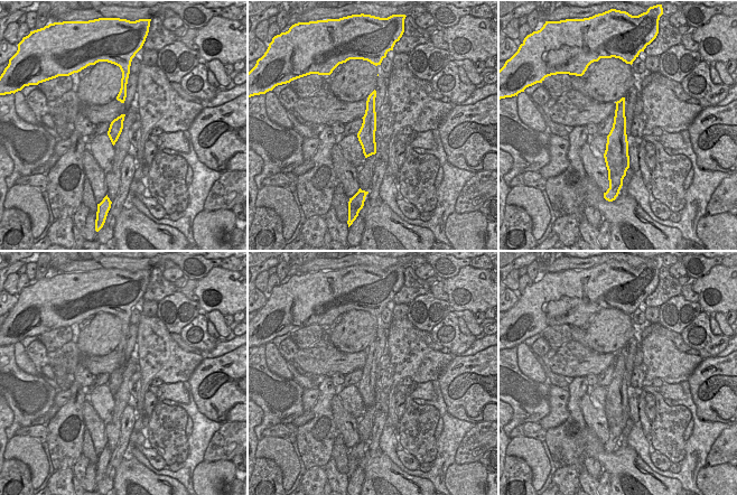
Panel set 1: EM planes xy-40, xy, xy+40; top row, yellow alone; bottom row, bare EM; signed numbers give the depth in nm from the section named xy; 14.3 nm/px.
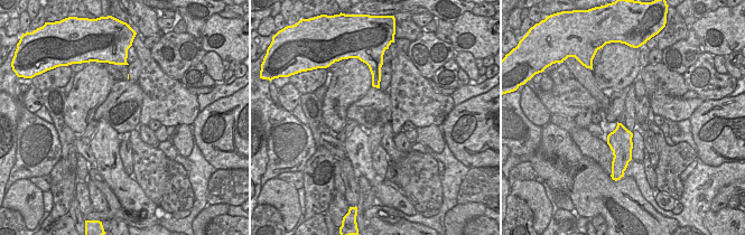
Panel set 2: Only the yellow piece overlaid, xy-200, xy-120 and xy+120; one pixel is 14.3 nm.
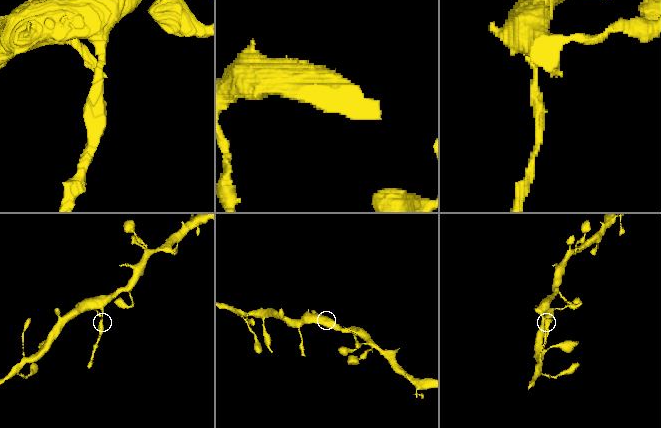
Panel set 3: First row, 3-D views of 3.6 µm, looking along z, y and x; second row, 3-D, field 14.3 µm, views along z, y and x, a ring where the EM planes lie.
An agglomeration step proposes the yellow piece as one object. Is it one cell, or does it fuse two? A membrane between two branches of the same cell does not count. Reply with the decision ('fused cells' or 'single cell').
fused cells

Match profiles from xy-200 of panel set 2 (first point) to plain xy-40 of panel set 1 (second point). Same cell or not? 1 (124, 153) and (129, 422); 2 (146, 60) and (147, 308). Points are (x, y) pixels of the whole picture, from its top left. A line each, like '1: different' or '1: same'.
1: same
2: different

